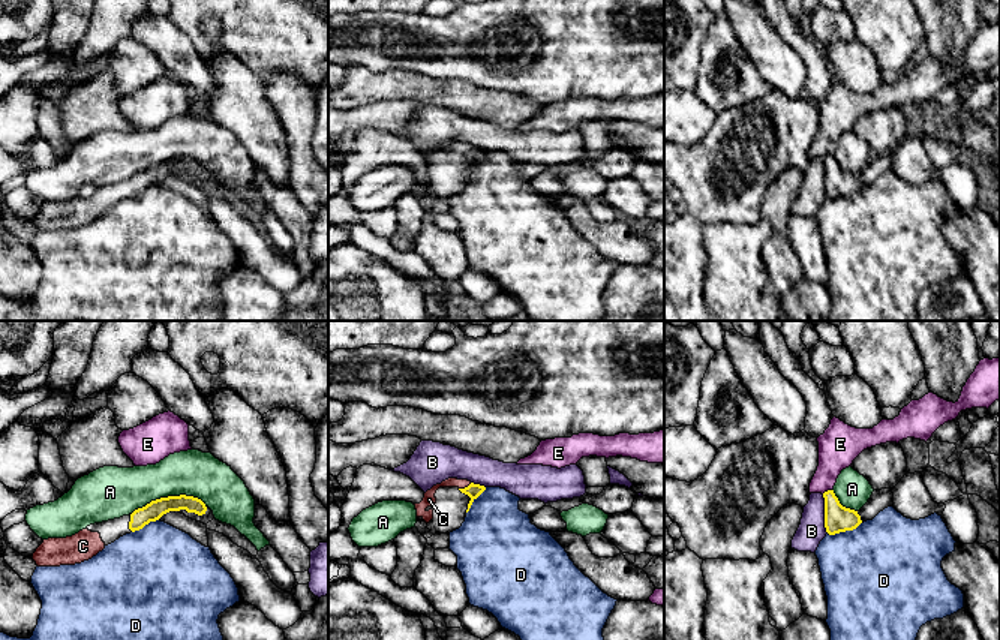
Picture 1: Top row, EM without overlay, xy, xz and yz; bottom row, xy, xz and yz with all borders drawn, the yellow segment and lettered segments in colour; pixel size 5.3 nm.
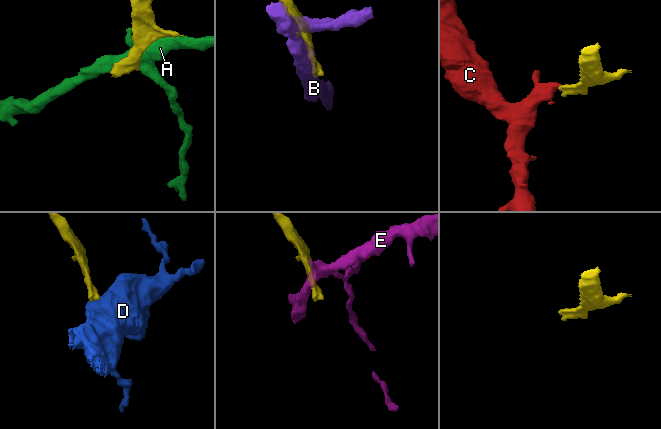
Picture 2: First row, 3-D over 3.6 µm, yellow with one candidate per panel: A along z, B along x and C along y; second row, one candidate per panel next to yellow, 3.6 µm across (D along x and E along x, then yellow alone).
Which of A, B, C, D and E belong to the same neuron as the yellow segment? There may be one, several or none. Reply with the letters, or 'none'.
C

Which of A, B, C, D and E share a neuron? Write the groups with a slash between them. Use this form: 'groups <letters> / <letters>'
groups A / B / C / D / E

